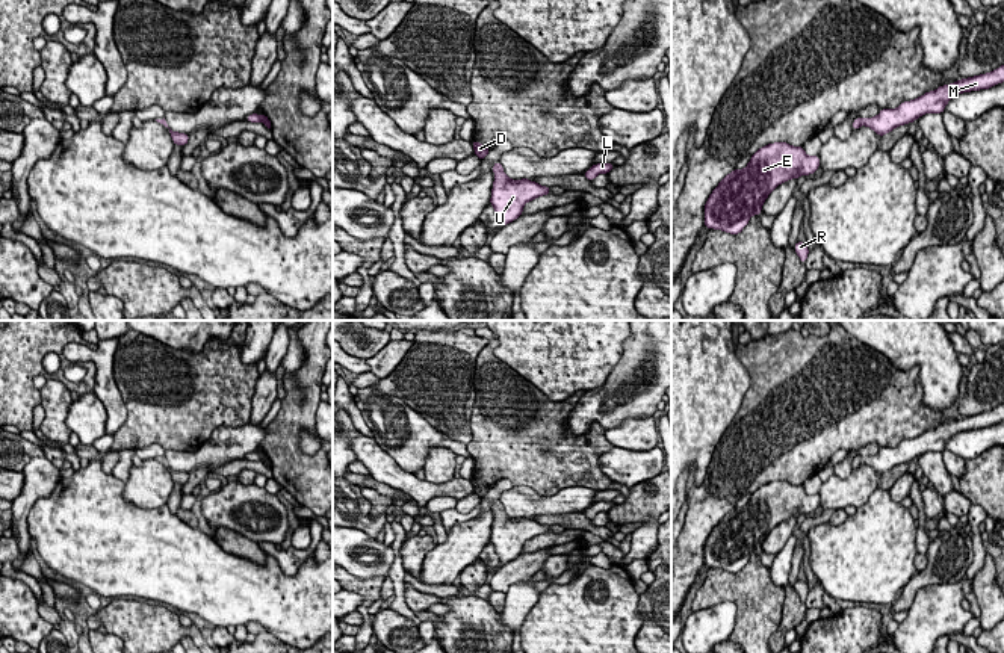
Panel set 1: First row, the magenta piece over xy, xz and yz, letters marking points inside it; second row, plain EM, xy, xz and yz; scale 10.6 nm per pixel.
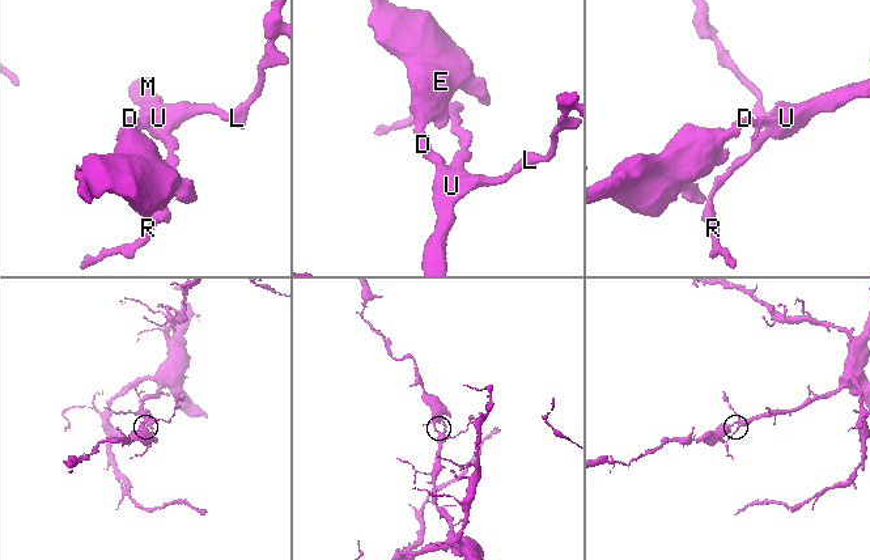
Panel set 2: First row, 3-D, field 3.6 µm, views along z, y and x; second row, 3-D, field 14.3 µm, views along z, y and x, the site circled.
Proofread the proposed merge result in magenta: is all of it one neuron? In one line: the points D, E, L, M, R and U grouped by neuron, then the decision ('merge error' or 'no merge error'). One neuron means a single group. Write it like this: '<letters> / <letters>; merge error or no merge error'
D E L M R U; no merge error

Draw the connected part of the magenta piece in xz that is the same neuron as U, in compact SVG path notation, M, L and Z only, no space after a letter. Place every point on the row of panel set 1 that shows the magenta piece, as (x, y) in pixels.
M500 162L493 165L494 183L491 189L490 204L499 218L502 227L517 219L523 206L534 198L552 193L550 187L540 186L528 178L513 180L504 174Z

